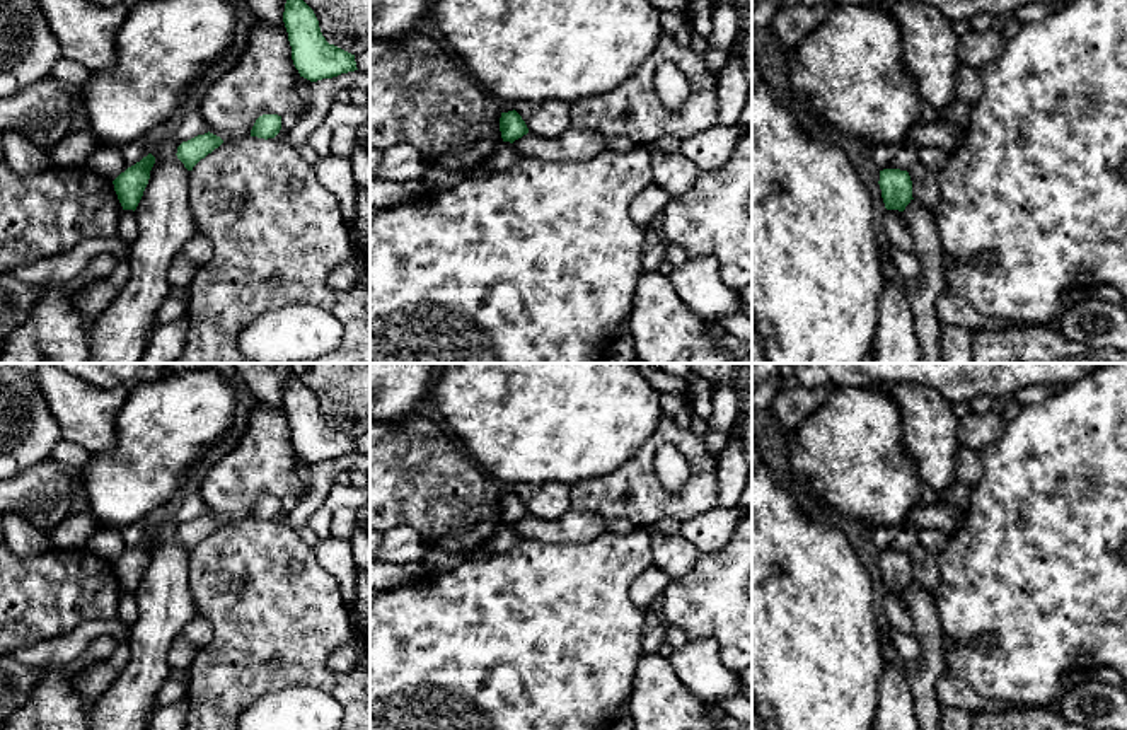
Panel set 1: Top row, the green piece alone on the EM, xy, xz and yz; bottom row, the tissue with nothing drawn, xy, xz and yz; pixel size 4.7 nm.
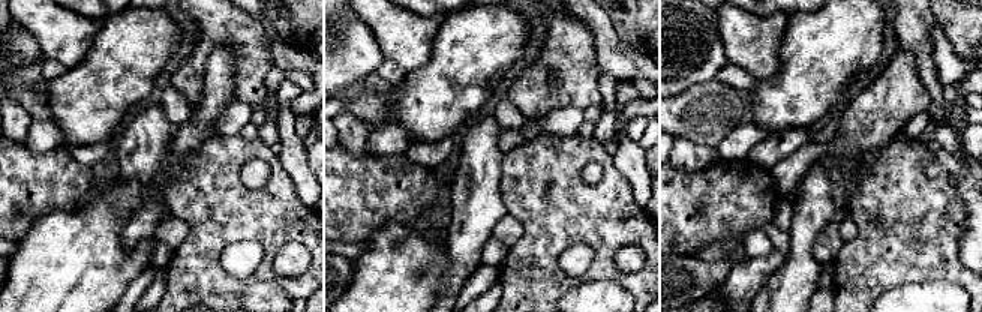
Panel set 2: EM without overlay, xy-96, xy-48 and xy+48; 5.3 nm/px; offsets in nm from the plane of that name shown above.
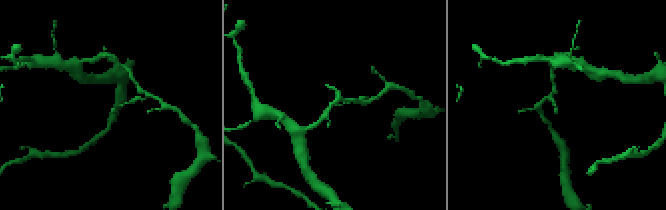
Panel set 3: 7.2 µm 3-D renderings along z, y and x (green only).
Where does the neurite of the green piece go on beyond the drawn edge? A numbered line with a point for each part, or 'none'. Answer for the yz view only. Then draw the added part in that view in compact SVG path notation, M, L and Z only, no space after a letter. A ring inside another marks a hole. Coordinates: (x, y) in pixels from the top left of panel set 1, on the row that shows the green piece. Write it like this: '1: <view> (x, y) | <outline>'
none

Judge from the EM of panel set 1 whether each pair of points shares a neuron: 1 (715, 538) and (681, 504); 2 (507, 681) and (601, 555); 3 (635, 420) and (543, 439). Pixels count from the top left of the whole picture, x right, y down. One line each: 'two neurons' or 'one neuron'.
1: two neurons
2: one neuron
3: one neuron

